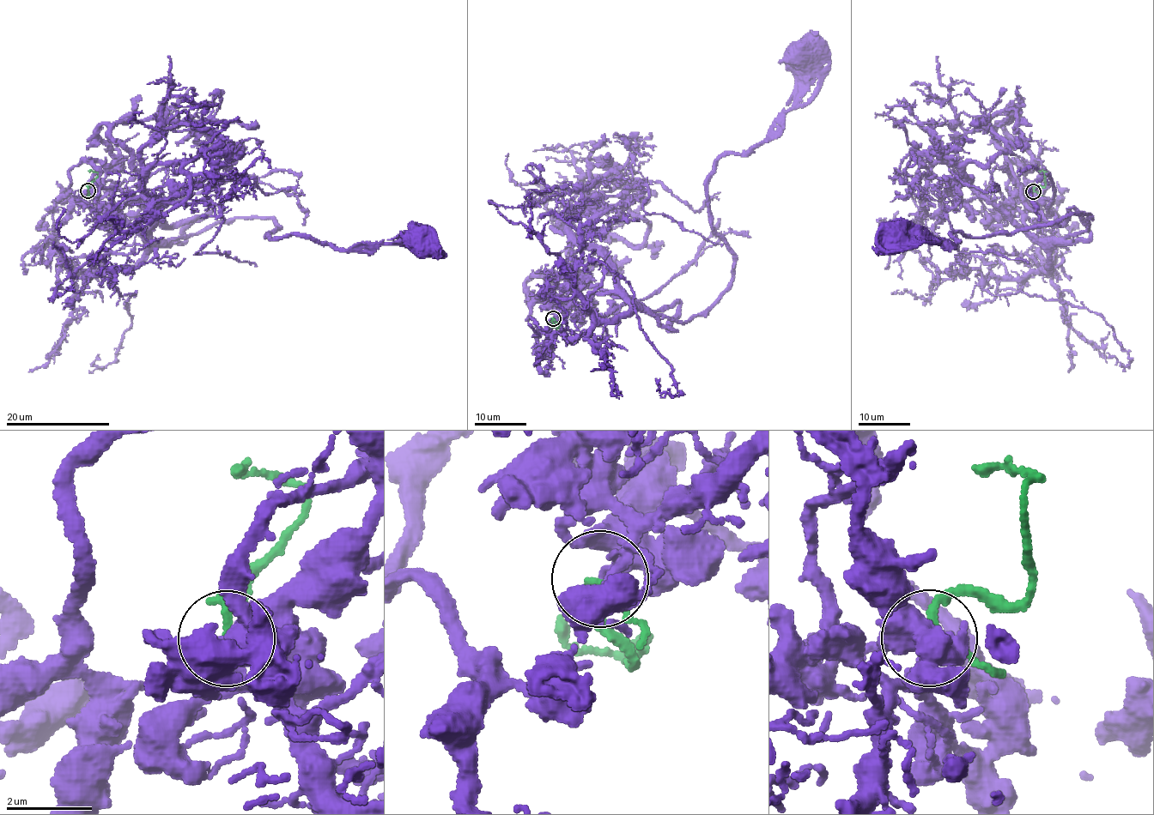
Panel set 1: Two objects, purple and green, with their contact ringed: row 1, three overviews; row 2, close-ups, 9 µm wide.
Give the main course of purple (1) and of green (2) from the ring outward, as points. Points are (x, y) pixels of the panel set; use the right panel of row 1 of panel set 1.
1: (1033, 191), (1022, 212), (1039, 238), (1089, 228), (1076, 214), (953, 232), (954, 245), (922, 227), (894, 232)
2: (1033, 191), (1037, 186), (1045, 184), (1045, 171), (1038, 171)

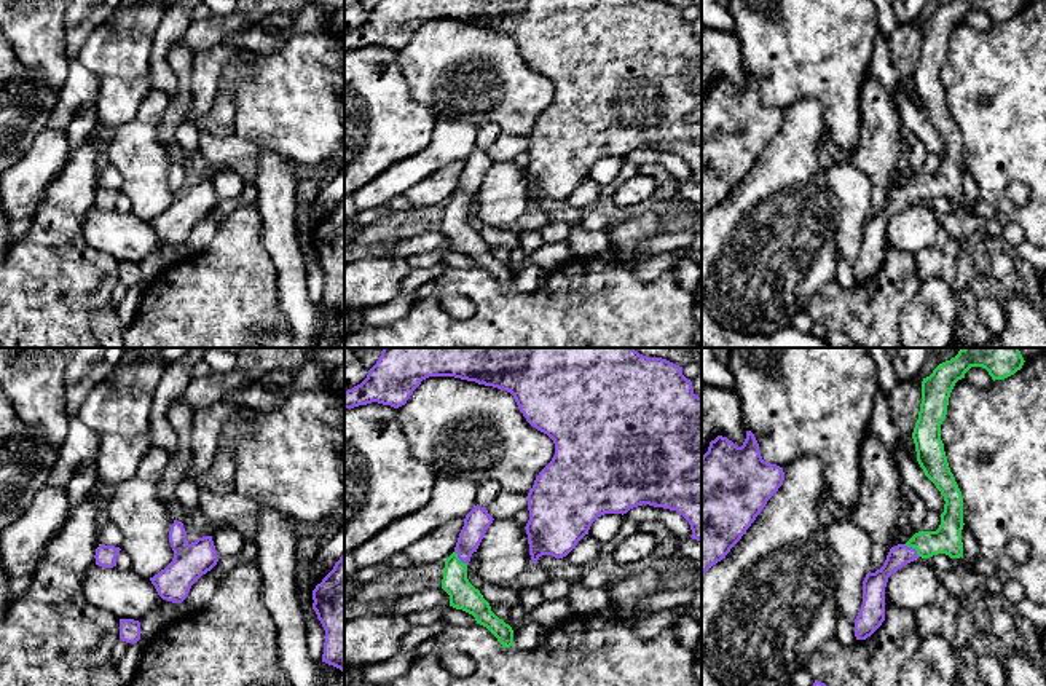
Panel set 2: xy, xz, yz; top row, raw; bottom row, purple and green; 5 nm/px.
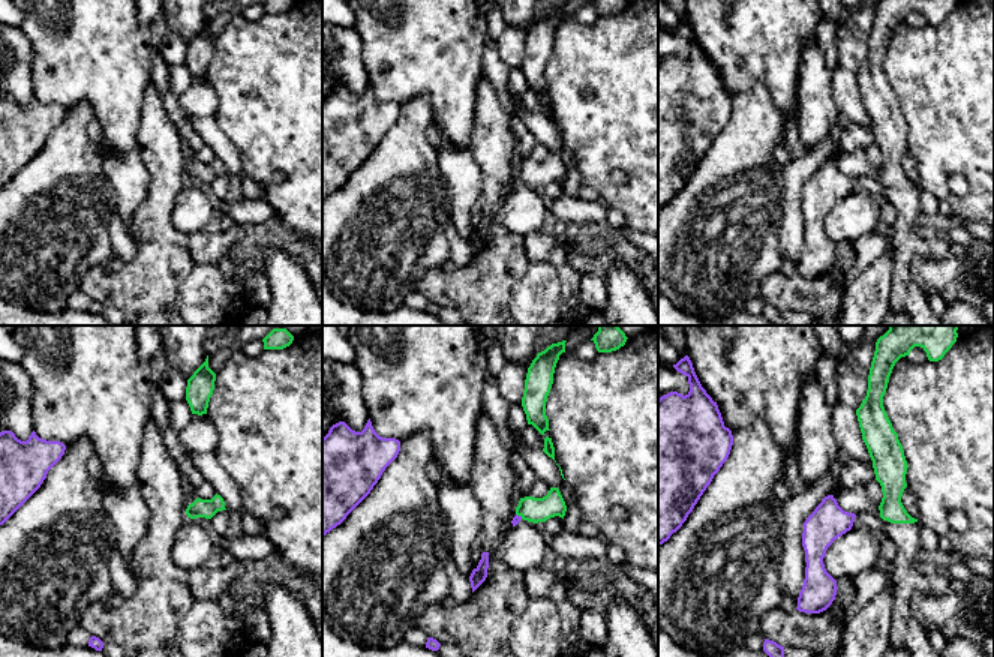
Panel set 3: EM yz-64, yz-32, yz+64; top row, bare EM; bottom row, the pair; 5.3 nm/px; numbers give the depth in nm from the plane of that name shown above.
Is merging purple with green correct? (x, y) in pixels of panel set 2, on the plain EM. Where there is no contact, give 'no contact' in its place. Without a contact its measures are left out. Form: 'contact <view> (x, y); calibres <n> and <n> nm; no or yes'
contact yz (912, 192); calibres 110 and 140 nm; yes

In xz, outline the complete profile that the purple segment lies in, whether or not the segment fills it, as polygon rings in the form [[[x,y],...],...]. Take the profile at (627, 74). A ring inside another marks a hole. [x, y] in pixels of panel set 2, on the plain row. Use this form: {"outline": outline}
{"outline": [[[378,0],[376,6],[368,13],[367,21],[352,32],[344,34],[344,51],[372,45],[399,51],[407,46],[413,34],[429,19],[454,19],[510,35],[526,64],[553,83],[555,97],[539,115],[528,136],[529,163],[525,172],[533,206],[537,206],[542,198],[566,199],[588,177],[592,166],[598,160],[604,156],[623,158],[643,147],[676,153],[689,164],[692,172],[690,180],[702,185],[702,40],[694,37],[692,24],[682,18],[682,10],[662,0]]]}

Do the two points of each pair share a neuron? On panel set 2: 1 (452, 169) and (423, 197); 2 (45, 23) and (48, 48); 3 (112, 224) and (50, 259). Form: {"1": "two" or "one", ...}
{"1": "one", "2": "one", "3": "two"}

